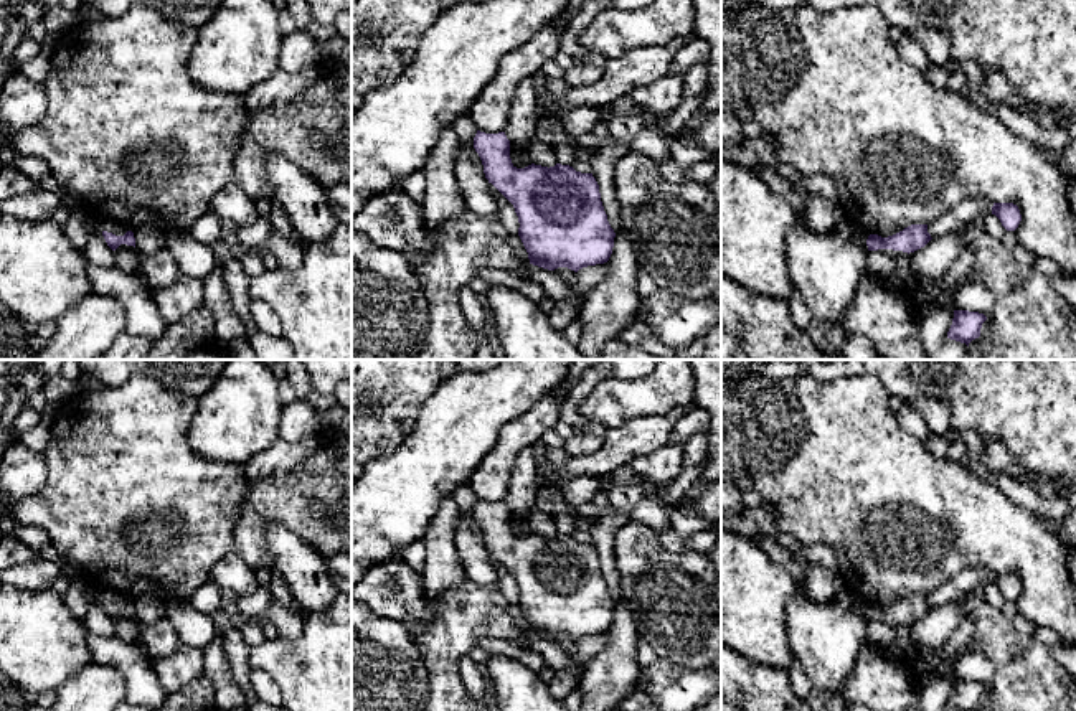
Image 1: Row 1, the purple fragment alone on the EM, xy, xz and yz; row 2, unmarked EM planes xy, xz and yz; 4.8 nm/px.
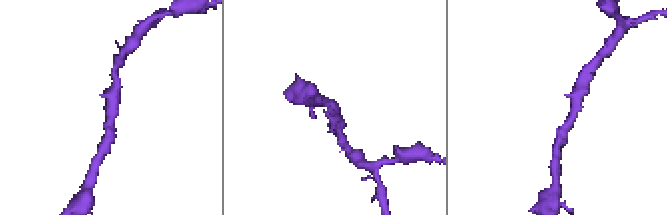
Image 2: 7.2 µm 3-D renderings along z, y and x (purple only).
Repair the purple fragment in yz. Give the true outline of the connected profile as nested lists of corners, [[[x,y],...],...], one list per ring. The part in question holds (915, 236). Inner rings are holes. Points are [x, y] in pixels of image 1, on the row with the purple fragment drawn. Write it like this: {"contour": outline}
{"contour": [[[911,224],[903,231],[888,238],[870,234],[866,239],[866,246],[868,251],[893,249],[893,251],[903,251],[909,254],[924,247],[931,239],[932,238],[927,233],[927,224]]]}

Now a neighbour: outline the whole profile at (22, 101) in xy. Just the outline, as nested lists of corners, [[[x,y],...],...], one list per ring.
[[[21,73],[10,74],[0,91],[0,127],[8,144],[15,134],[41,119],[48,106],[43,82],[35,82]]]

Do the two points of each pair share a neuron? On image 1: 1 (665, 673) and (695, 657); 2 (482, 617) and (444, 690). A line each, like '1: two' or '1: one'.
1: two
2: one

